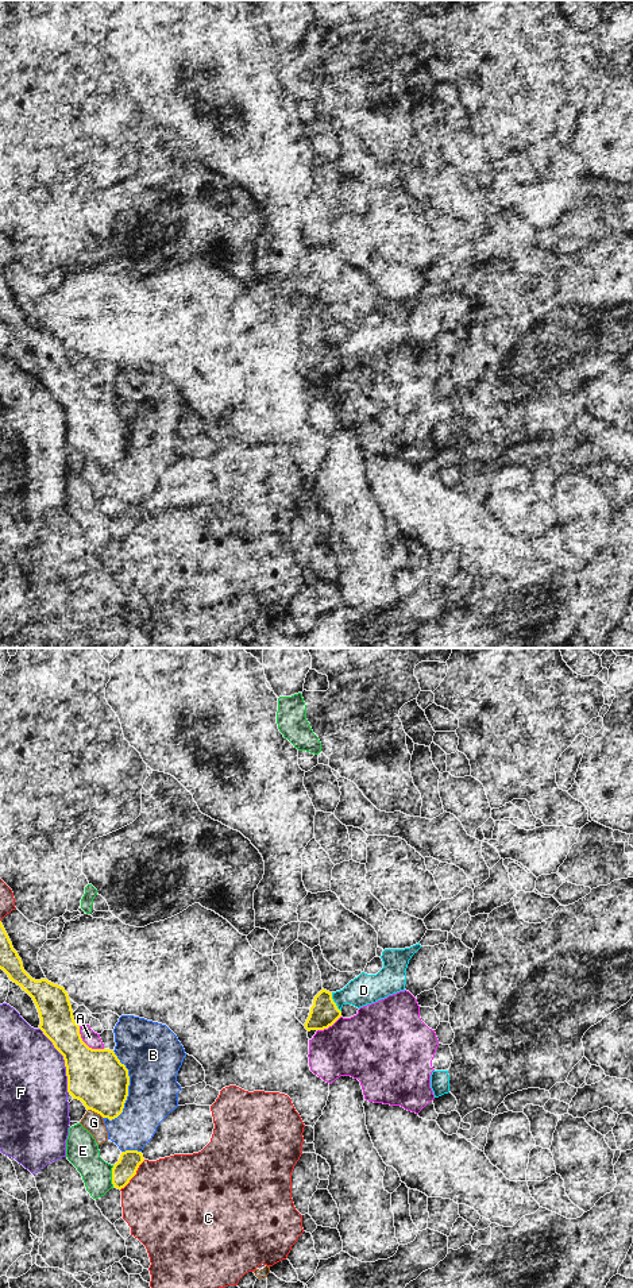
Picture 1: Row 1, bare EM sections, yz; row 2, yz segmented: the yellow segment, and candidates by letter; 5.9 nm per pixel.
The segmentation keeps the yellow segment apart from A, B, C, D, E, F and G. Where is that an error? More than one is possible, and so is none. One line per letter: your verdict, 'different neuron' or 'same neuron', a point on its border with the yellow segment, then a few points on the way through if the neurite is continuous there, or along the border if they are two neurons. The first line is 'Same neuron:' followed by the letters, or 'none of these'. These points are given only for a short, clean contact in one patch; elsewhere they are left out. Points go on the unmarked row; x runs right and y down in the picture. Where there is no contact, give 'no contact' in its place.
Same neuron: D
A: different neuron; contact yz (85, 396)
B: different neuron; contact yz (127, 439)
C: different neuron; contact yz (135, 525)
D: same neuron; contact yz (334, 354)
E: different neuron; contact yz (112, 528)
F: different neuron; contact yz (64, 411)
G: different neuron; contact yz (96, 463)

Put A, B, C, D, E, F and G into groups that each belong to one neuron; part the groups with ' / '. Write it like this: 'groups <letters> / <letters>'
groups A / B / C / D / E / F / G

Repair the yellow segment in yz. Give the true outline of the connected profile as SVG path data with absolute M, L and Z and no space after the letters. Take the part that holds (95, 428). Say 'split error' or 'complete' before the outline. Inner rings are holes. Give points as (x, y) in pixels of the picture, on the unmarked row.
complete; M0 273L0 321L34 352L39 381L63 408L67 444L109 473L117 470L128 448L128 421L113 402L92 401L81 390L63 339L47 331L35 332L23 320L22 311Z

